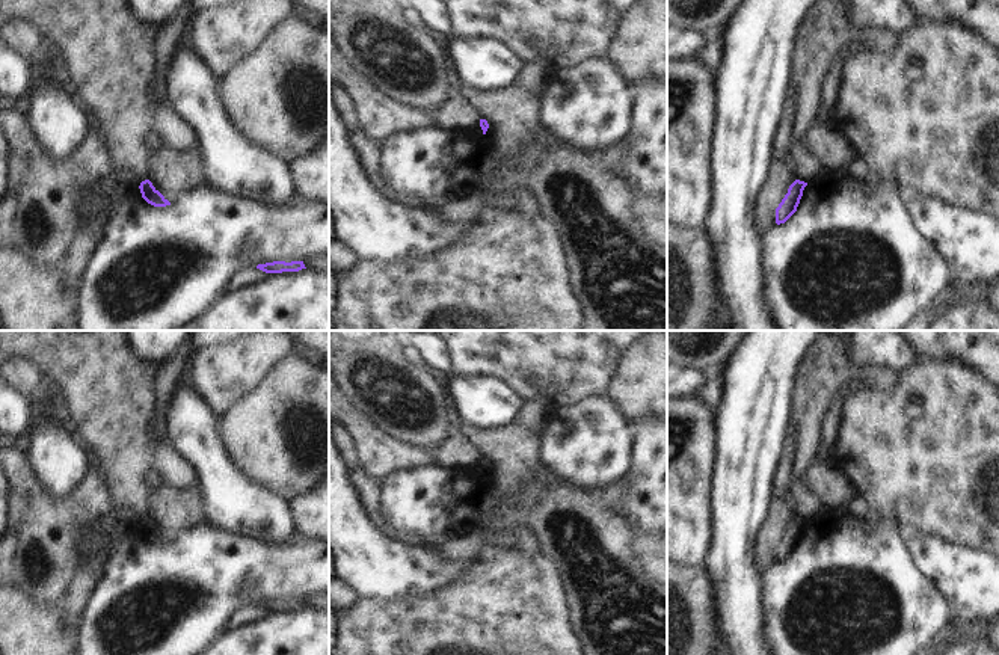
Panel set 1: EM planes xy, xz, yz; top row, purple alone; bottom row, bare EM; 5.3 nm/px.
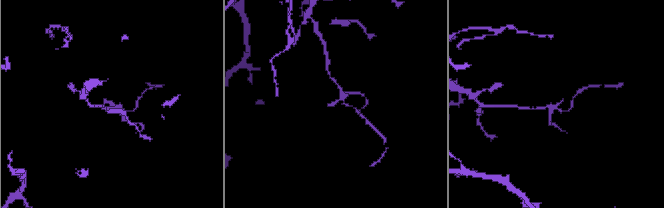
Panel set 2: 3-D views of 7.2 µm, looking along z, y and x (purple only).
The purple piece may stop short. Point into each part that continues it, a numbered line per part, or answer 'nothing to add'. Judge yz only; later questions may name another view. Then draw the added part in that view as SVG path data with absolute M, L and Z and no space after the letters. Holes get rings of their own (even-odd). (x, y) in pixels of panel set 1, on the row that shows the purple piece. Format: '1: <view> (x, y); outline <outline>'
nothing to add

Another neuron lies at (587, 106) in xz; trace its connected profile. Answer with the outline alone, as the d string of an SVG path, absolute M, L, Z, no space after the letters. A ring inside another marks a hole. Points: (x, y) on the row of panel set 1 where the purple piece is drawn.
M607 57L590 59L566 69L551 68L540 95L540 128L560 143L592 152L623 142L634 106L634 89Z

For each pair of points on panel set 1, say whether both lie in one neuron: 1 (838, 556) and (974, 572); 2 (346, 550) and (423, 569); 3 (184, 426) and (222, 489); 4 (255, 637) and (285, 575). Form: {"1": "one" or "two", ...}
{"1": "two", "2": "one", "3": "one", "4": "two"}

